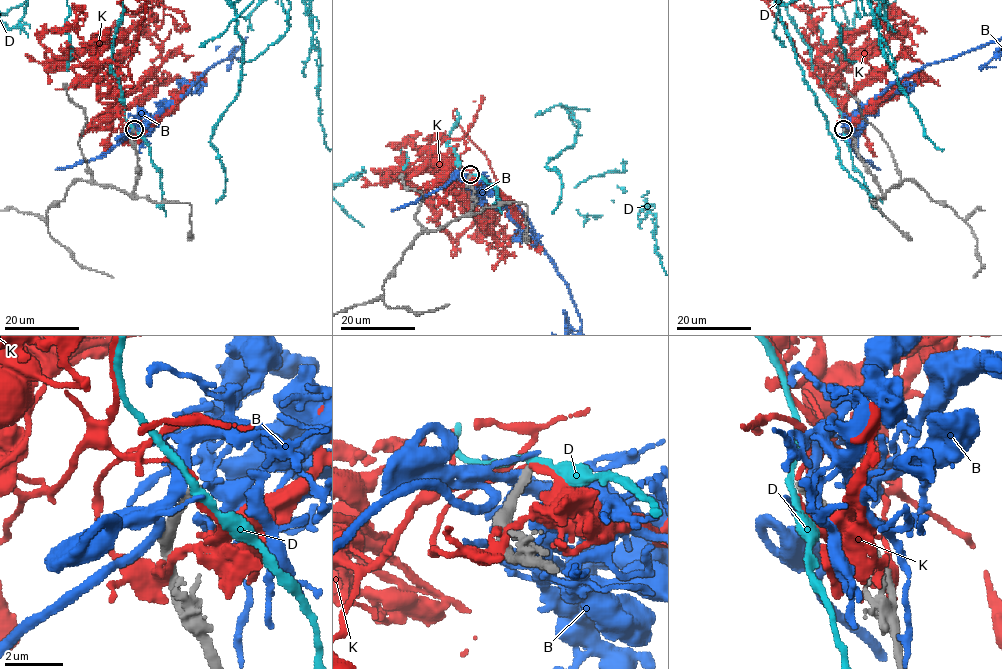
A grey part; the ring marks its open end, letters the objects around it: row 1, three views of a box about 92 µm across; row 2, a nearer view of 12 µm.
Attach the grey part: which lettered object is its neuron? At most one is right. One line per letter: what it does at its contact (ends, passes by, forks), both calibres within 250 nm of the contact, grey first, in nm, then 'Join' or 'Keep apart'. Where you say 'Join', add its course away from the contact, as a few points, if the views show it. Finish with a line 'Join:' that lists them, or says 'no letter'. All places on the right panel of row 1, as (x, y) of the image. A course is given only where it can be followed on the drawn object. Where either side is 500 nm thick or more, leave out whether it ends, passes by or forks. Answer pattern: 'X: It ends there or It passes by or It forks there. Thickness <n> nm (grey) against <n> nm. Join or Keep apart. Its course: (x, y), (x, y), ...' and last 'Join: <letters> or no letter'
B: It passes by. Thickness 360 nm (grey) against 360 nm. Keep apart
D: It passes by. Thickness 300 nm (grey) against 260 nm. Keep apart
K: It passes by. Thickness 320 nm (grey) against 180 nm. Keep apart
Join: no letter

